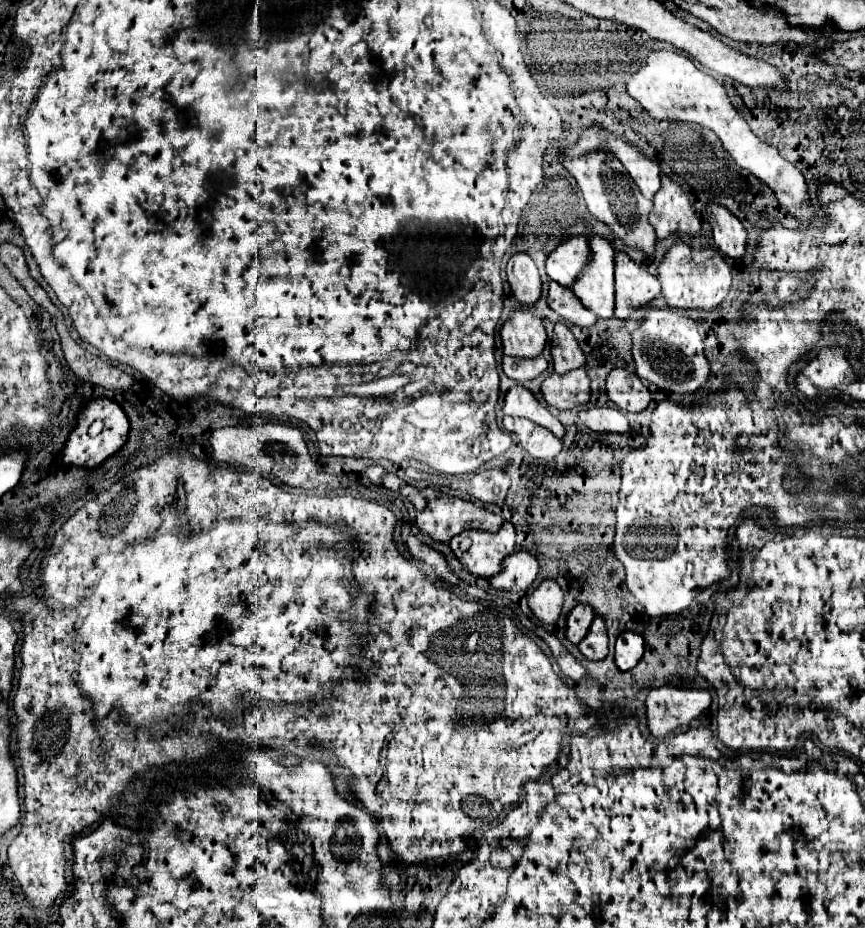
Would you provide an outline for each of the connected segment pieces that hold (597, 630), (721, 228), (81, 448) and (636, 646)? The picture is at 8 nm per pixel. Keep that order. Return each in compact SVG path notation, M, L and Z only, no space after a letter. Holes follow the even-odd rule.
M600 615L594 617L586 637L578 643L580 653L590 661L602 661L608 655L608 635L606 635L606 623Z
M710 201L706 205L706 219L712 227L714 243L726 257L742 259L746 253L746 229L736 215L732 215L724 205Z
M98 397L98 399L90 399L78 419L76 419L76 427L72 429L68 441L66 441L66 449L64 449L64 455L62 455L62 463L64 465L76 465L76 467L98 467L102 461L106 461L108 457L112 457L124 443L126 443L126 435L128 435L128 417L126 413L122 411L122 407L112 401L112 399L106 399L106 397ZM94 421L102 421L104 423L104 429L98 437L88 437L88 427L94 423Z
M624 631L618 635L614 659L620 671L632 669L642 659L642 653L644 653L644 639L640 633Z

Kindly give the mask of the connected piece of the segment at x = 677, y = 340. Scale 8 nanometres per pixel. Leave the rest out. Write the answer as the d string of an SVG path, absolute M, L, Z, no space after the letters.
M650 309L642 323L632 331L632 357L636 363L636 375L648 383L658 385L660 389L672 389L672 391L696 391L700 389L710 375L710 365L704 357L704 343L702 337L698 333L698 325L694 319L684 317L684 315L676 315L672 311L662 311L662 309Z

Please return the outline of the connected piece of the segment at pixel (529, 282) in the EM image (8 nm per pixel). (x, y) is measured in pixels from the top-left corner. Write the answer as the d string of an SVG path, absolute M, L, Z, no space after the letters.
M516 253L510 257L506 265L508 283L512 287L512 293L522 305L532 305L538 301L542 291L542 281L536 269L536 263L526 253Z

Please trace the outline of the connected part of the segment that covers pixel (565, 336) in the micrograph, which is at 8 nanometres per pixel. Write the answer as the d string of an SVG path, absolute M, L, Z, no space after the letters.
M556 323L552 341L550 341L550 353L552 353L552 365L558 375L568 373L572 369L578 369L586 363L586 355L578 347L576 337L568 329L566 323Z

